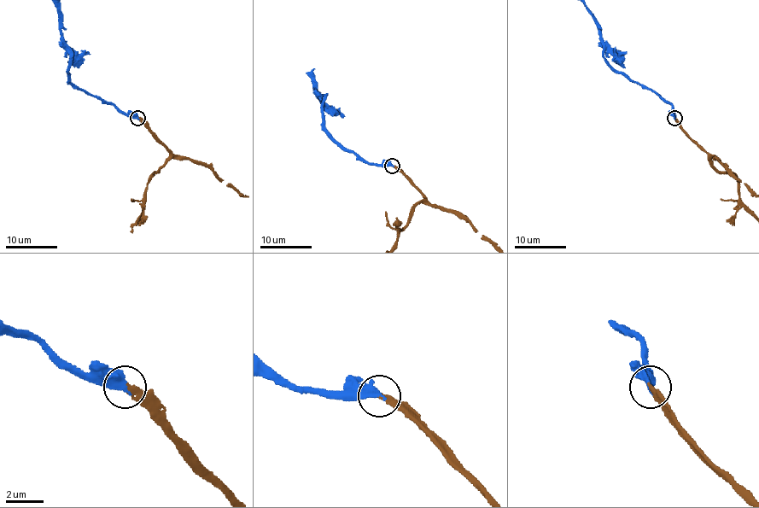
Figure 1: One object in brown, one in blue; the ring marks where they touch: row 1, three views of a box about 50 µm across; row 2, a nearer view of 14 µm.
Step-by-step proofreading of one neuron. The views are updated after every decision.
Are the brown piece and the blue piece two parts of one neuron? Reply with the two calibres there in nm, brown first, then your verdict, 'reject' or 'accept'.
240 nm thick on the brown side, 400 nm on the other; accept

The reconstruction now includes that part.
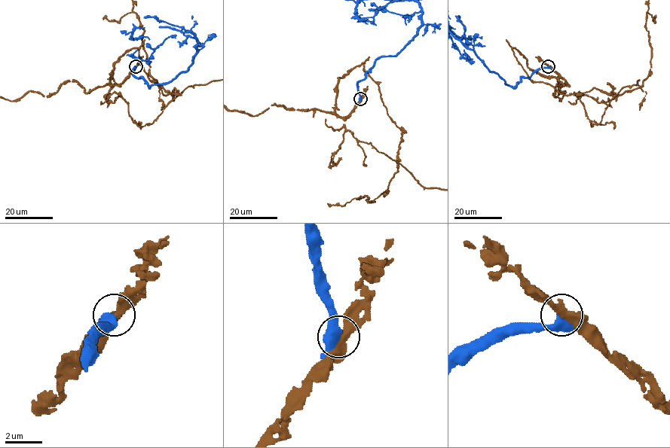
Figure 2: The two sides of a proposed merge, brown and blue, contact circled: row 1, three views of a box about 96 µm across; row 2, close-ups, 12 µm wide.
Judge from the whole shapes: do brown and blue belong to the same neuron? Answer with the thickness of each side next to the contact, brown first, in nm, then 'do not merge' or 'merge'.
calibres 440 and 480 nm; do not merge

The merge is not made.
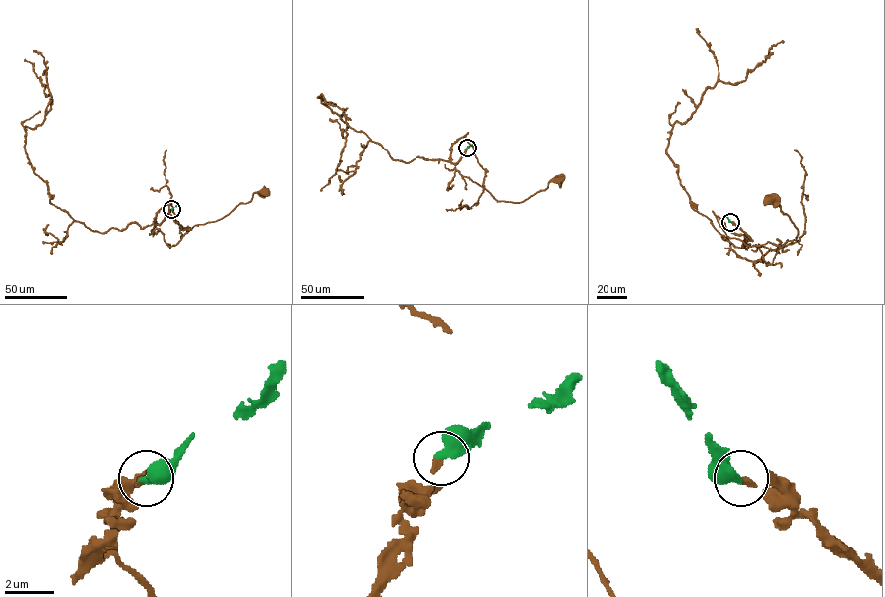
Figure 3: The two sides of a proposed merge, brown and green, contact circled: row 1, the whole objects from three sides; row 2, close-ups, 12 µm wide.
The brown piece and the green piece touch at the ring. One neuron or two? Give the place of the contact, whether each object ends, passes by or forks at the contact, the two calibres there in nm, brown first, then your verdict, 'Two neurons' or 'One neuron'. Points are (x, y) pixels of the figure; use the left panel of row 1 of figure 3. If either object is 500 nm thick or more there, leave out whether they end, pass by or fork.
Place: (171, 209). At the ring brown ends. At the ring green ends. Thickness 200 nm (brown) against 480 nm. One neuron

